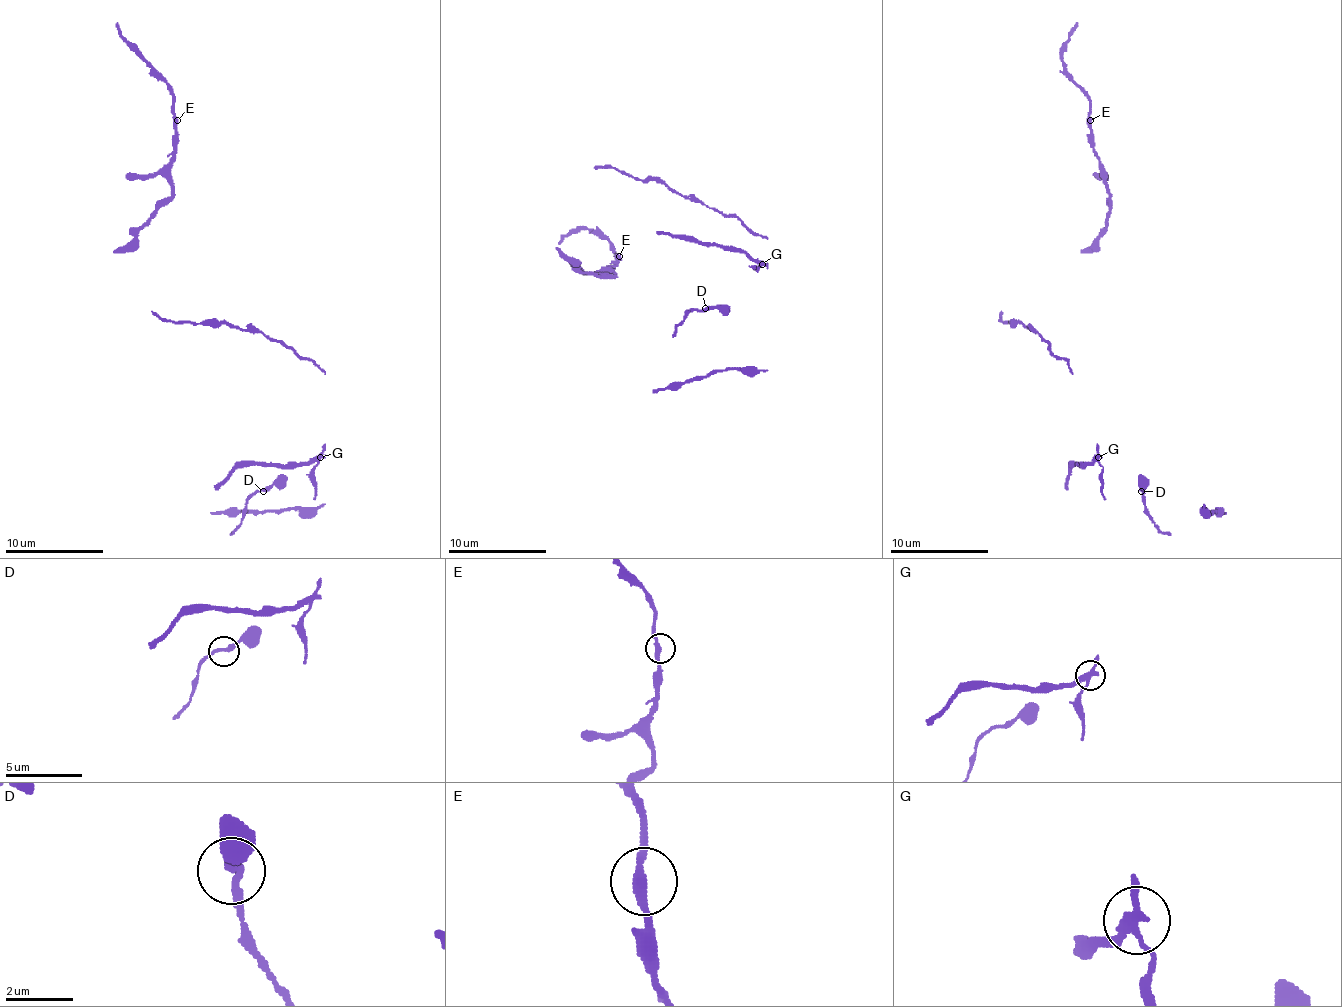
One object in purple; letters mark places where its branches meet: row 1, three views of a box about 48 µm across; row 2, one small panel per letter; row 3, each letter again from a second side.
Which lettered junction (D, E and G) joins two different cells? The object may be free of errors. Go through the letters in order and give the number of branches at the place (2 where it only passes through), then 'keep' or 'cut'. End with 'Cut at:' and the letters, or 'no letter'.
D: branches 2; keep
E: branches 2; keep
G: branches 3; cut
Cut at: G

